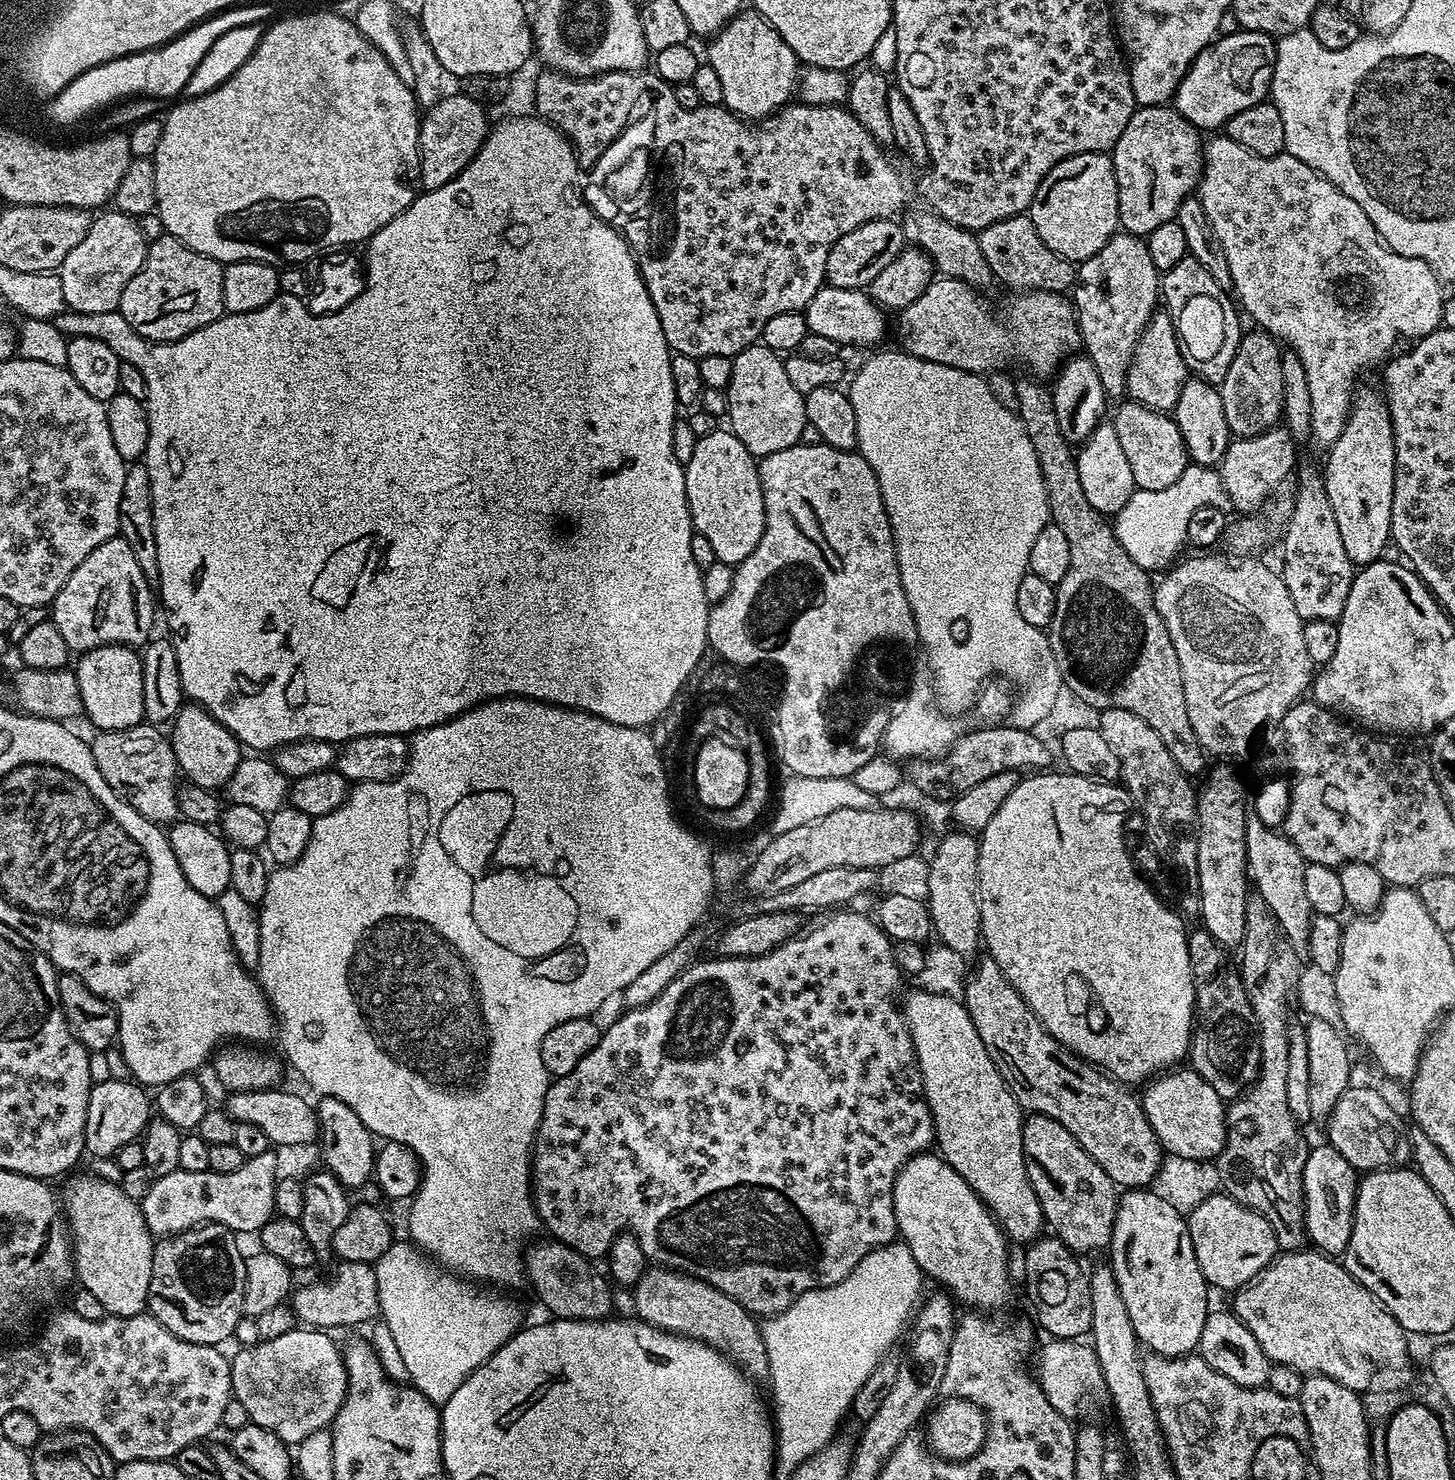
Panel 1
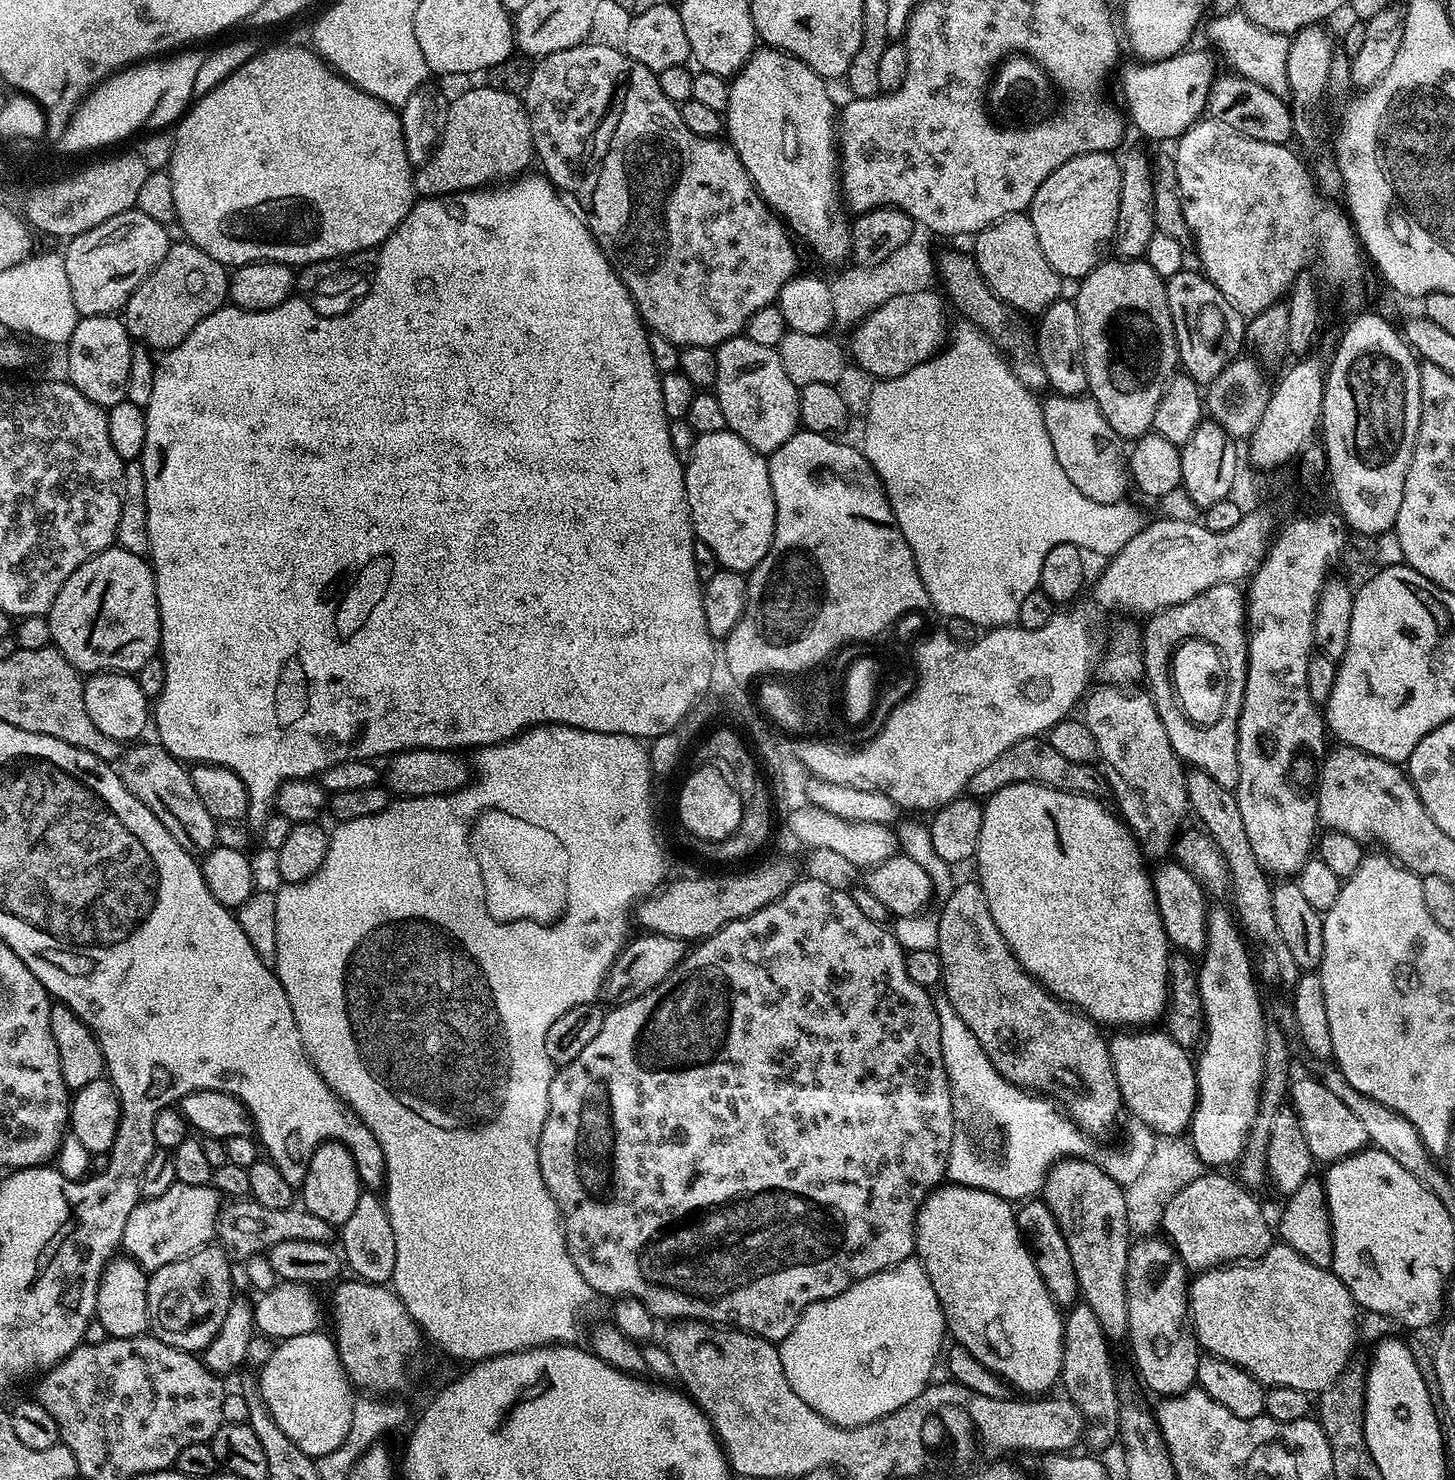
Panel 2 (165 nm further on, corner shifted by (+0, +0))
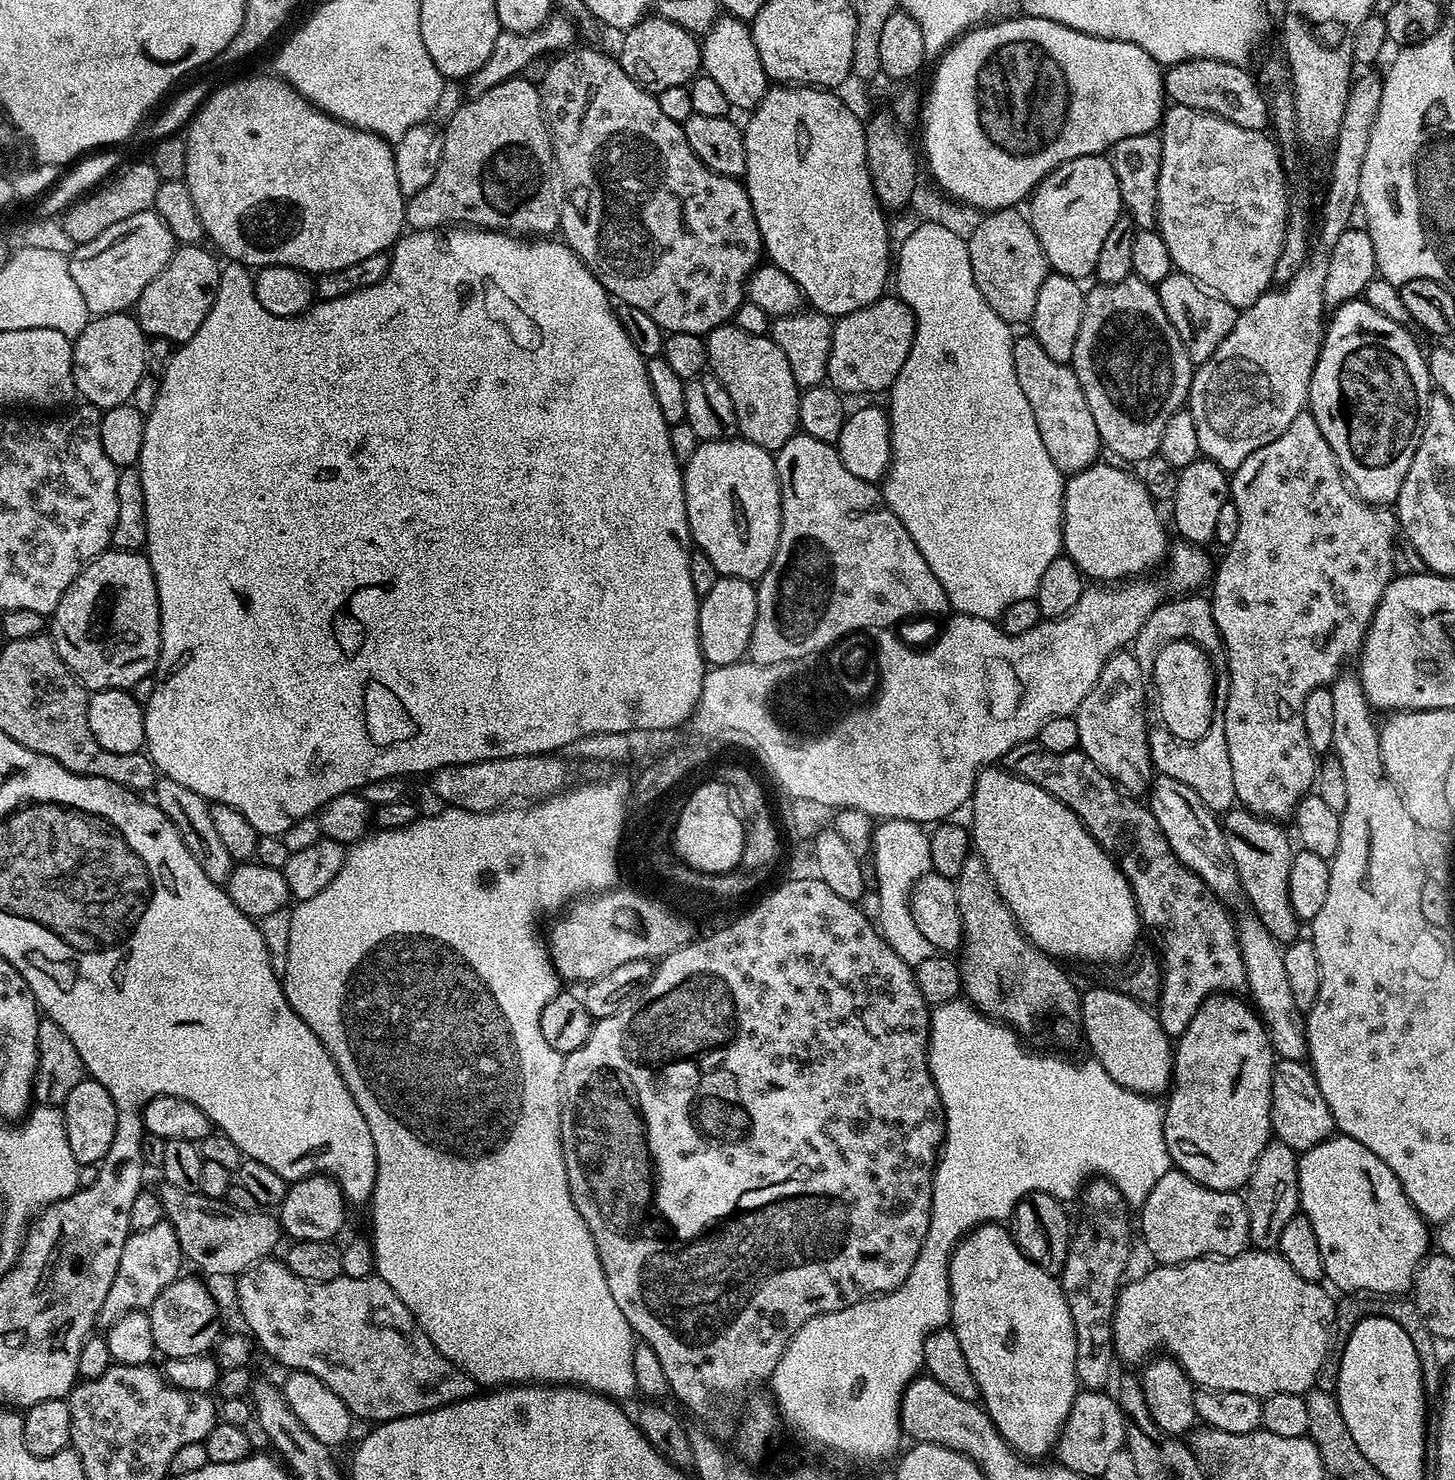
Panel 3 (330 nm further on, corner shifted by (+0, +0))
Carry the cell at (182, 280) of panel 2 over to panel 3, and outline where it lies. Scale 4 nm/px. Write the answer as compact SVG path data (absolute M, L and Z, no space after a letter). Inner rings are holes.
M185 244L177 247L158 278L154 278L138 298L134 315L140 329L149 337L157 336L160 340L183 342L194 338L198 326L206 322L210 306L214 306L221 267L221 261L216 261L204 246Z

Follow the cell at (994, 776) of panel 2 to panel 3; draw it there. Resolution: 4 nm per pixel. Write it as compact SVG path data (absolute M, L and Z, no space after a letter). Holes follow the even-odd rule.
M1027 740L1009 750L1007 754L1004 755L1002 764L1007 771L1013 772L1016 776L1021 776L1023 780L1029 780L1032 784L1037 784L1039 788L1044 788L1054 798L1061 800L1070 810L1074 810L1074 814L1077 818L1087 826L1090 835L1104 847L1105 852L1115 860L1116 865L1122 870L1124 877L1130 882L1132 893L1136 899L1136 909L1140 912L1141 925L1146 929L1147 935L1148 932L1152 935L1152 940L1156 943L1157 949L1155 948L1155 951L1158 953L1162 975L1160 978L1160 999L1155 1005L1154 1011L1156 1017L1160 1019L1162 1030L1169 1038L1179 1038L1186 1030L1186 1026L1190 1026L1190 1018L1194 1018L1194 1014L1198 1014L1202 1002L1206 1002L1210 997L1217 994L1240 994L1245 991L1247 976L1243 966L1242 954L1239 952L1239 942L1236 940L1237 921L1234 918L1232 920L1231 914L1224 909L1227 908L1225 901L1220 900L1219 897L1204 884L1202 878L1200 878L1198 874L1192 873L1190 869L1187 869L1186 866L1178 860L1174 854L1174 850L1167 844L1167 840L1163 836L1162 830L1159 829L1158 822L1155 821L1155 818L1152 817L1152 813L1150 813L1149 809L1145 807L1143 803L1140 805L1141 801L1137 799L1137 797L1125 792L1120 785L1115 784L1115 782L1100 769L1099 764L1090 762L1090 758L1085 752L1079 750L1067 752L1066 754L1054 754L1050 750L1046 750L1040 744L1037 744L1035 740Z

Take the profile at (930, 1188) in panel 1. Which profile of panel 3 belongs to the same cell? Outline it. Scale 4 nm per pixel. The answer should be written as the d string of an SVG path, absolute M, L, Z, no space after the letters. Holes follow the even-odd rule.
M993 1222L990 1224L980 1224L973 1228L952 1251L952 1257L948 1263L948 1289L952 1299L952 1319L950 1327L958 1338L958 1346L962 1346L962 1354L966 1354L966 1366L974 1378L974 1382L980 1391L982 1407L987 1412L988 1417L994 1422L994 1426L1002 1438L1017 1452L1019 1456L1025 1458L1044 1458L1053 1451L1057 1440L1060 1439L1060 1431L1064 1428L1064 1420L1070 1414L1070 1406L1074 1402L1078 1391L1078 1381L1076 1379L1076 1367L1074 1358L1076 1357L1076 1335L1074 1334L1074 1322L1070 1318L1070 1306L1066 1306L1064 1291L1060 1289L1060 1281L1053 1273L1042 1270L1033 1260L1025 1256L1024 1251L1016 1245L1012 1238L1012 1233L1003 1223Z

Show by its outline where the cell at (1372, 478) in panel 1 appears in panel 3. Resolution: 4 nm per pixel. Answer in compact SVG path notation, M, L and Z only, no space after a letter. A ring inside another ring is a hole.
M1363 298L1340 304L1330 316L1322 335L1320 357L1310 378L1307 407L1318 422L1318 430L1330 442L1334 458L1353 492L1368 504L1388 506L1398 498L1406 470L1418 450L1426 422L1428 397L1434 389L1425 353L1420 353L1405 325L1378 314Z

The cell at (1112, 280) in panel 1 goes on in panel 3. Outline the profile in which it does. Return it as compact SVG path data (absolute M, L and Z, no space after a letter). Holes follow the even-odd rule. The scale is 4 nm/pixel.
M1129 278L1113 284L1097 283L1095 287L1089 287L1084 297L1082 326L1078 342L1074 342L1071 366L1078 374L1082 394L1086 394L1086 406L1094 414L1101 445L1124 460L1139 462L1159 453L1166 422L1185 407L1194 365L1186 354L1186 346L1182 346L1182 338L1178 338L1178 330L1170 326L1159 291L1153 285Z

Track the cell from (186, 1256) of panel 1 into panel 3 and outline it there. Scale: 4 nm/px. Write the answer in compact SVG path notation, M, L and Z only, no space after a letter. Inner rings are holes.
M187 1274L181 1275L170 1286L166 1286L166 1290L154 1298L152 1307L147 1309L150 1330L154 1330L156 1350L161 1357L202 1356L217 1343L222 1330L216 1300L208 1293L207 1286L203 1284L205 1281L200 1280Z

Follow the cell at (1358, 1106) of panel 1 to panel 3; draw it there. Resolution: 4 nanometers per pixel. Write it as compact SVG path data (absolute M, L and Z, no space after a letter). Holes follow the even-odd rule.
M1277 1059L1272 1066L1272 1136L1286 1142L1286 1146L1290 1146L1299 1154L1327 1140L1336 1131L1330 1106L1326 1106L1326 1098L1322 1098L1322 1090L1318 1090L1316 1075L1311 1067L1301 1061Z

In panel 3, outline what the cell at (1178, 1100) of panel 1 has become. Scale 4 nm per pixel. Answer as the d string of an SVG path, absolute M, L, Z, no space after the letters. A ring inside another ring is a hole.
M1092 988L1081 995L1083 1039L1088 1039L1091 1055L1118 1086L1126 1086L1143 1096L1159 1097L1169 1091L1172 1082L1173 1041L1162 1030L1160 1019L1151 1007L1138 1003L1127 991L1117 988Z

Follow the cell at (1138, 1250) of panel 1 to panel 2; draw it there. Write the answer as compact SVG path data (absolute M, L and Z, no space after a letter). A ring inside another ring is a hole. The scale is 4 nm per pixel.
M1148 1234L1140 1238L1136 1244L1133 1243L1128 1249L1128 1265L1126 1266L1126 1298L1128 1299L1128 1335L1127 1343L1132 1343L1132 1356L1136 1359L1136 1368L1140 1371L1140 1376L1144 1379L1144 1384L1152 1392L1157 1392L1157 1397L1167 1398L1169 1396L1179 1396L1185 1392L1187 1388L1196 1384L1196 1371L1198 1370L1198 1362L1202 1355L1202 1349L1196 1339L1196 1333L1192 1327L1190 1319L1190 1272L1184 1267L1183 1261L1180 1260L1179 1253L1167 1239L1161 1238L1156 1234Z

